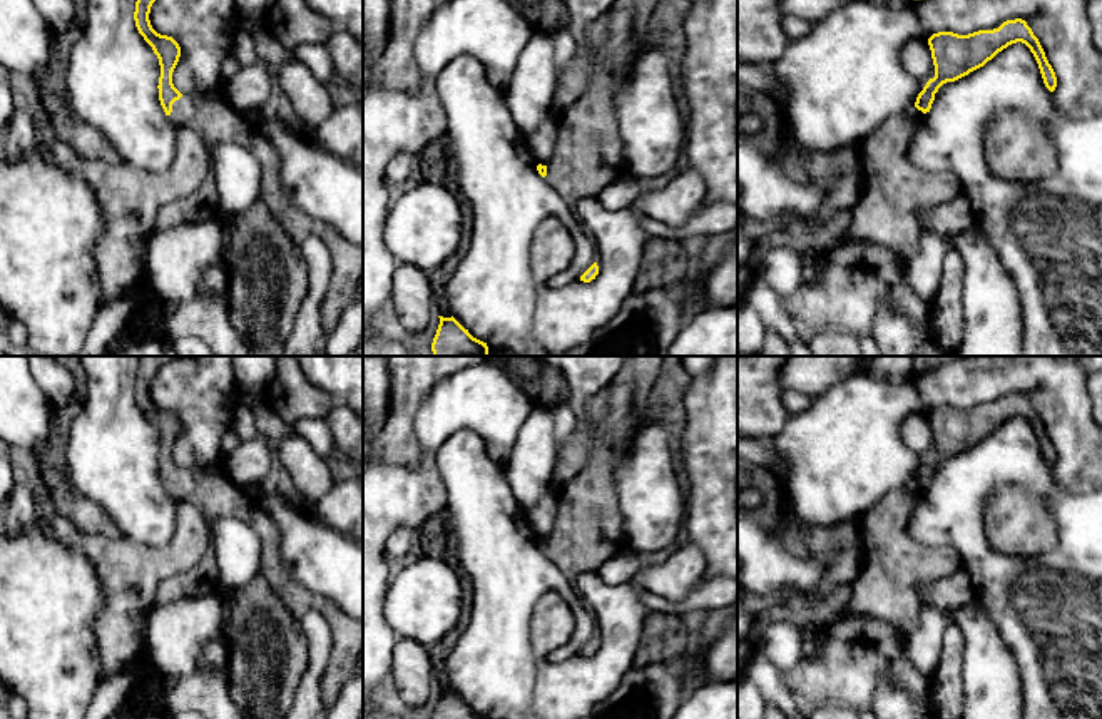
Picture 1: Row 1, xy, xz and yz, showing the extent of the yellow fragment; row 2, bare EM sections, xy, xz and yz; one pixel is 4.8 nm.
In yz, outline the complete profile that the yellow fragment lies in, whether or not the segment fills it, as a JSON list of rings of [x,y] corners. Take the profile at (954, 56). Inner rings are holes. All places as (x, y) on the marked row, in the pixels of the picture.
[[[1015,18],[1003,22],[993,30],[978,30],[968,35],[938,32],[928,38],[935,77],[926,82],[918,94],[915,107],[923,114],[930,112],[935,94],[946,82],[955,82],[970,72],[983,67],[998,52],[1012,43],[1022,42],[1033,54],[1045,87],[1054,92],[1057,77],[1048,64],[1045,52],[1025,20]]]

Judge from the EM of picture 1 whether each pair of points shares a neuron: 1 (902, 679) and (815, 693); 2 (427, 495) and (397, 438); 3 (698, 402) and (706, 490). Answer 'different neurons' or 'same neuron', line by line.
1: same neuron
2: different neurons
3: same neuron

